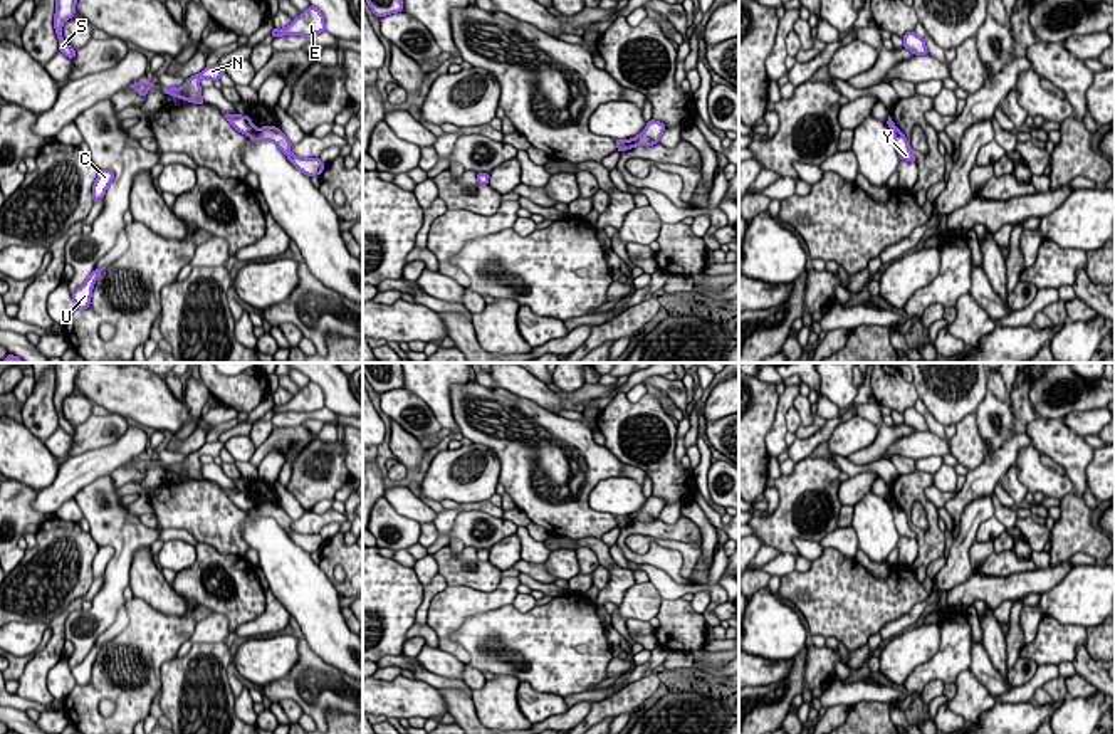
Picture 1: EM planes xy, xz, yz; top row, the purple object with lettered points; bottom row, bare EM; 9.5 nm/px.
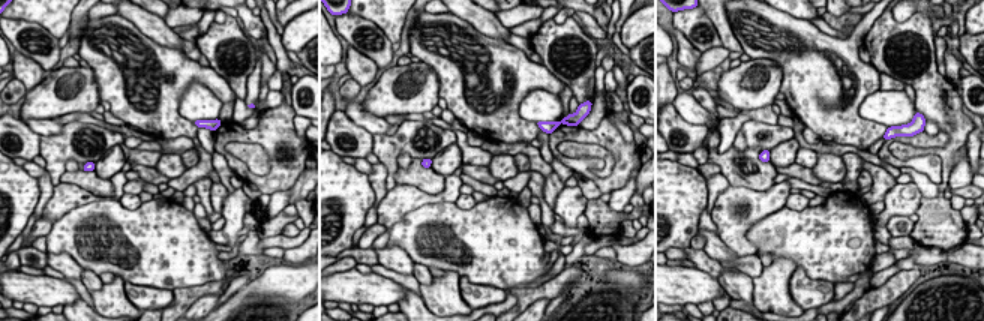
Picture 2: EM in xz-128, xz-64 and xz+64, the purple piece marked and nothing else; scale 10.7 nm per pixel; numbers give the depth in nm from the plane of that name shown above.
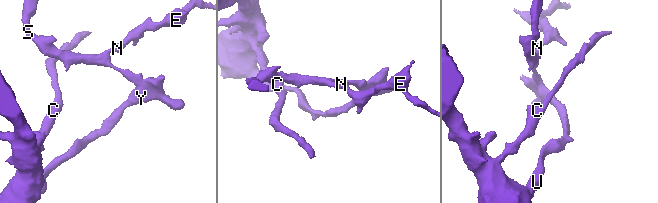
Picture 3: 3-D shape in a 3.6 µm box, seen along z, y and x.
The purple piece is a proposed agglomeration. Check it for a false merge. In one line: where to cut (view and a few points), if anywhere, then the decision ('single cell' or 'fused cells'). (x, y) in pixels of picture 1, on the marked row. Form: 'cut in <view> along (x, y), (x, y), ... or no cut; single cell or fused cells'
cut in xy along (256, 128), (247, 135); fused cells

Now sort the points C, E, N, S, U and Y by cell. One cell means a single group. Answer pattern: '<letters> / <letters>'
C U Y / E N S

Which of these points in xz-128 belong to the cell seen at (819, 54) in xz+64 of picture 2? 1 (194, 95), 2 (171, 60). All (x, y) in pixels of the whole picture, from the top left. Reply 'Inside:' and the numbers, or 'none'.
Inside: 2

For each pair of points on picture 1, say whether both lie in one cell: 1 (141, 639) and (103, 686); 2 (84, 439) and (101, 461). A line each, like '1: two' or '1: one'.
1: one
2: two

